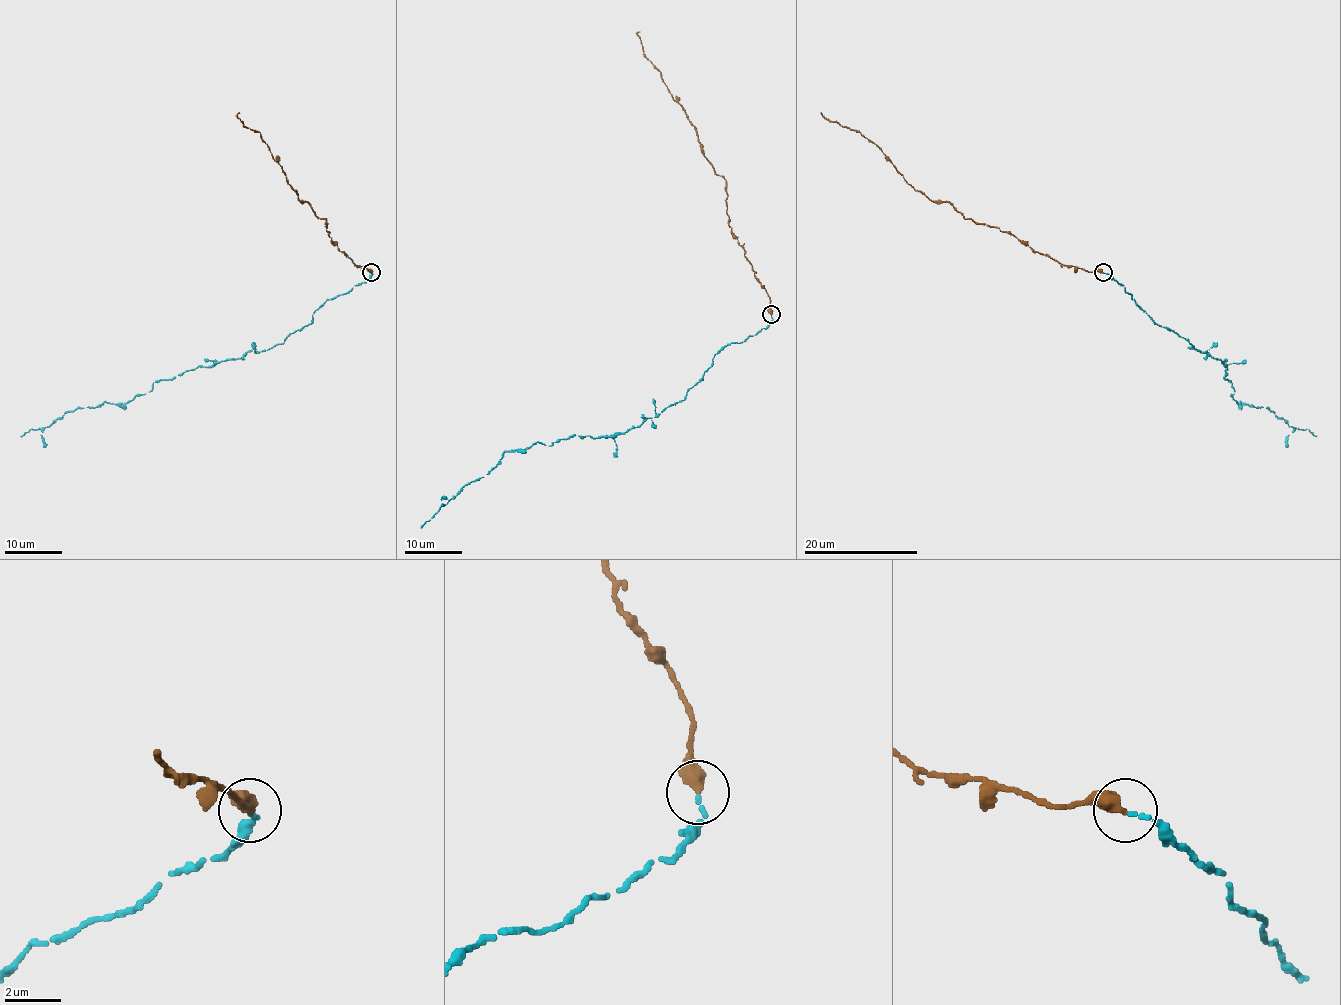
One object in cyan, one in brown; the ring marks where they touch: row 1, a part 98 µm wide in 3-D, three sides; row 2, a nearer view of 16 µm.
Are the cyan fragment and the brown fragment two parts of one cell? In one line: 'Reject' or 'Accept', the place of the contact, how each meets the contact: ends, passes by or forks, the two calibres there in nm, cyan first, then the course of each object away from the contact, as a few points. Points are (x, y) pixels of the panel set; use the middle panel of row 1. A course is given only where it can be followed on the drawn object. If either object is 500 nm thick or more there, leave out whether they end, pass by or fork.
Accept. Place: (771, 314). At the ring cyan ends. At the ring brown ends. Thickness 140 nm (cyan) against 440 nm. Course of cyan: (771, 315), (759, 332), (724, 346), (682, 400), (623, 433), (504, 452), (420, 527). Course of brown: (771, 315), (769, 296), (728, 225), (725, 179), (715, 172), (682, 107), (645, 57), (638, 31)

